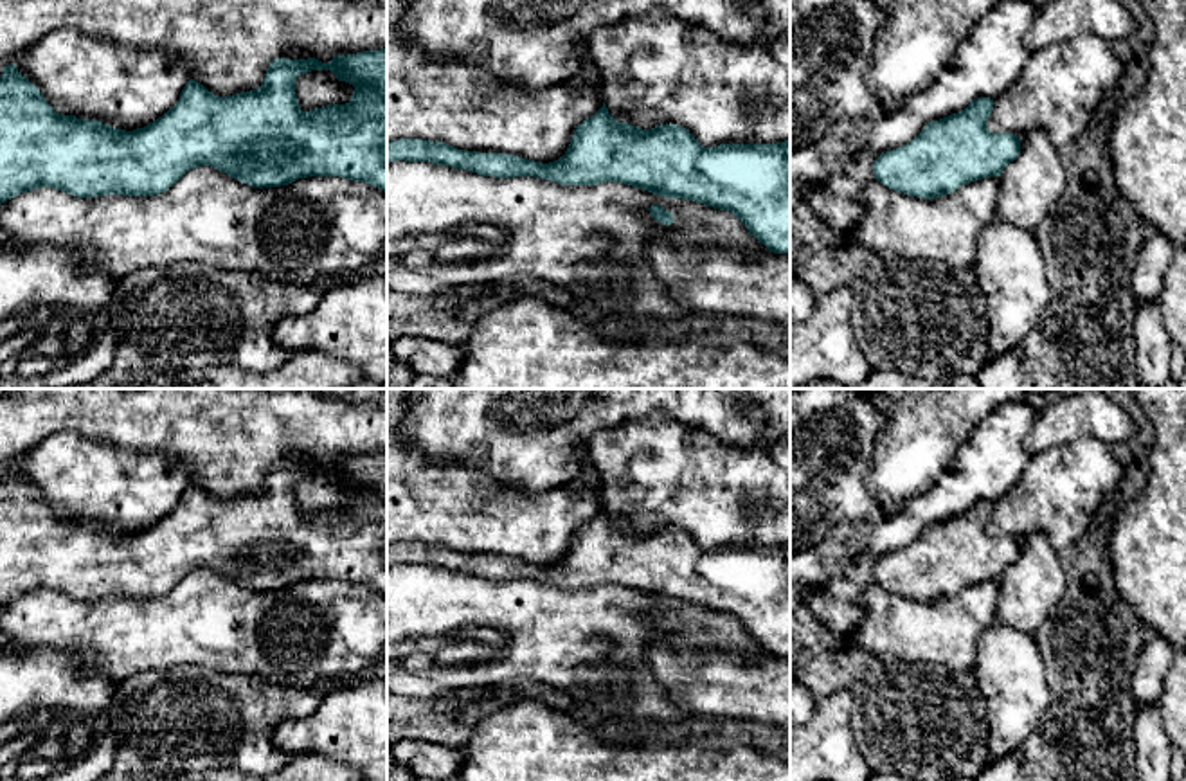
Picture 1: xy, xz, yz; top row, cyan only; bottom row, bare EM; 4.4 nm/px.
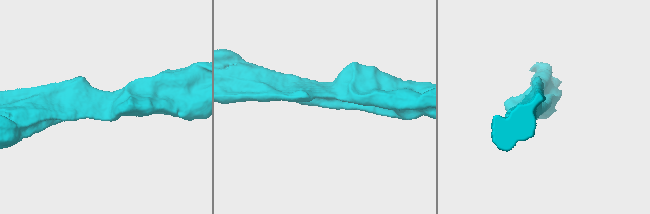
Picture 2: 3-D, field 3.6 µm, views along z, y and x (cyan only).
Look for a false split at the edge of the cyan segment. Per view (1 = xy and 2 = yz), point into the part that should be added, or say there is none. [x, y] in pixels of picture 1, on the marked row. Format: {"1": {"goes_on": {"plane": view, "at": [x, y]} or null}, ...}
{"1": {"goes_on": null}, "2": {"goes_on": null}}

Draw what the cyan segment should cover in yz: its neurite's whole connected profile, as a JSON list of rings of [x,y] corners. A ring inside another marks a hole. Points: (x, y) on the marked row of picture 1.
[[[977,97],[965,110],[929,122],[911,142],[875,160],[875,180],[896,193],[932,200],[999,176],[1020,153],[1020,139],[990,131],[992,110],[993,99]]]

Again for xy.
[[[387,49],[333,56],[329,63],[277,58],[259,88],[227,97],[189,79],[171,110],[133,131],[56,113],[14,63],[2,68],[0,205],[40,187],[77,198],[155,196],[202,166],[259,189],[308,176],[340,176],[387,193]],[[311,70],[331,70],[338,81],[353,85],[351,101],[302,112],[295,79]]]

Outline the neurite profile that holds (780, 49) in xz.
[[[785,32],[770,45],[770,54],[777,63],[790,68],[790,32]]]

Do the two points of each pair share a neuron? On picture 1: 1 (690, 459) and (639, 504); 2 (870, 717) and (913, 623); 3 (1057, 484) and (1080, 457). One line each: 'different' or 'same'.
1: same
2: different
3: same

